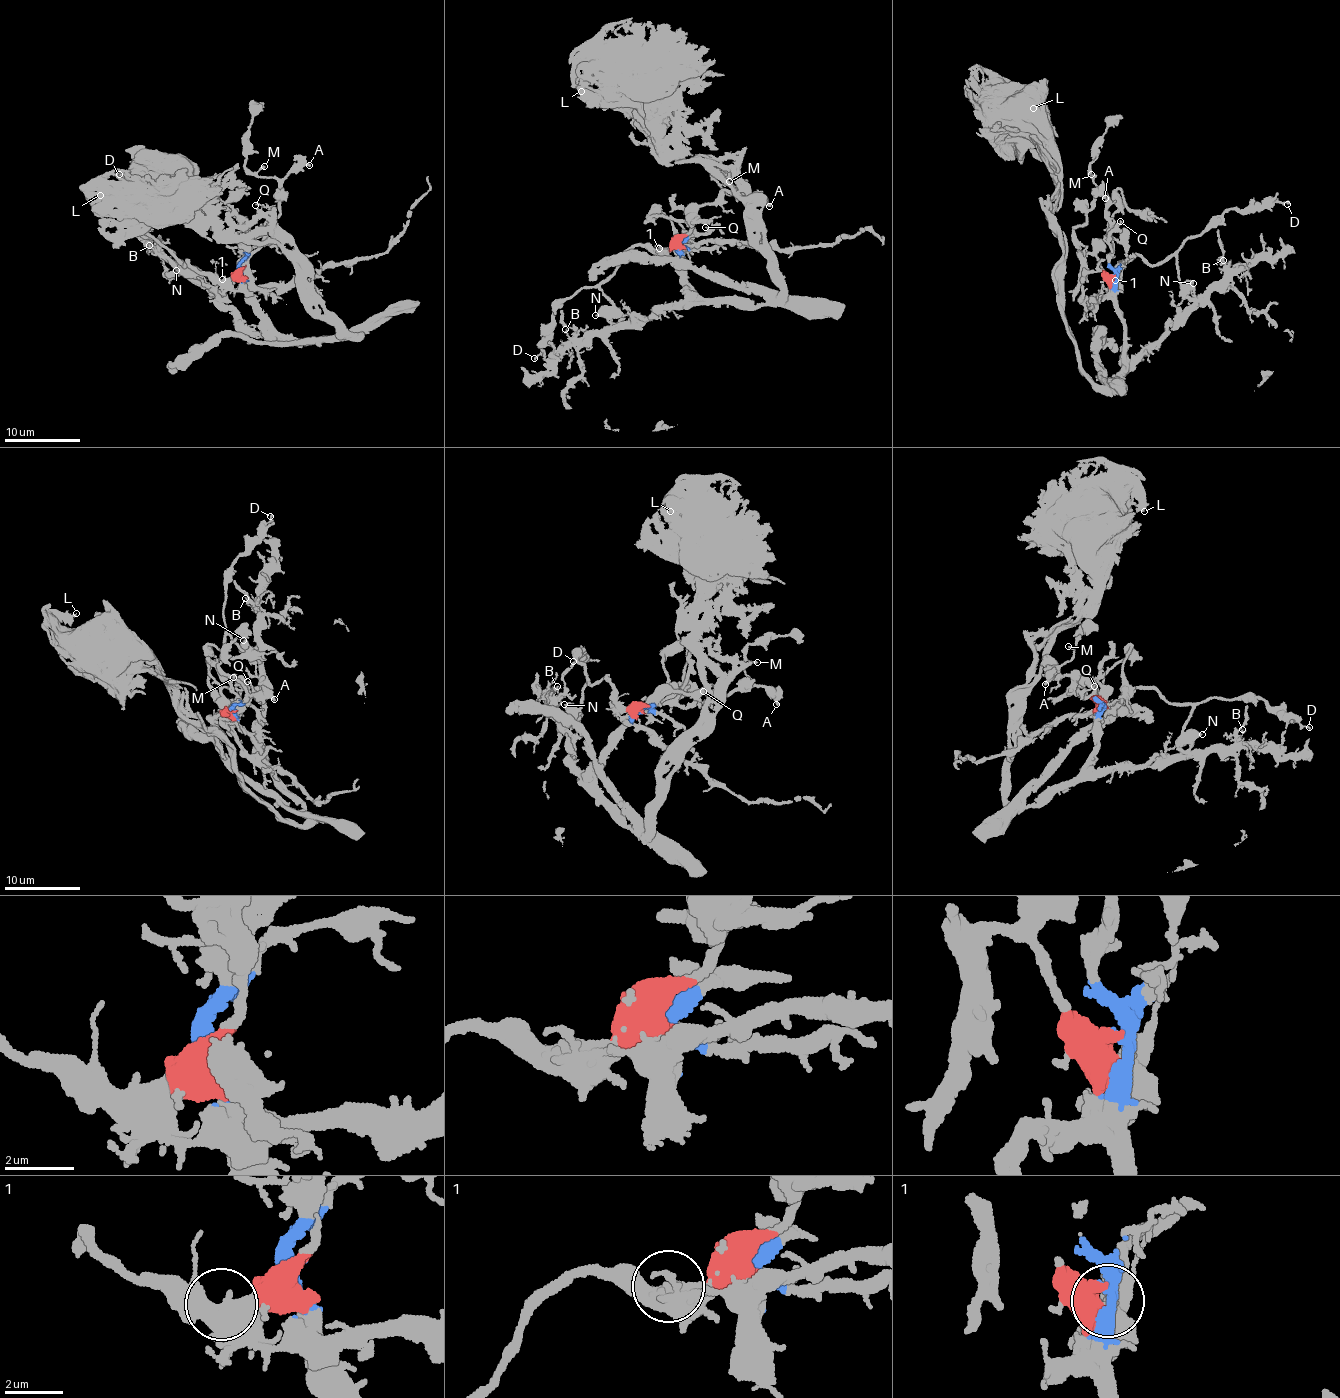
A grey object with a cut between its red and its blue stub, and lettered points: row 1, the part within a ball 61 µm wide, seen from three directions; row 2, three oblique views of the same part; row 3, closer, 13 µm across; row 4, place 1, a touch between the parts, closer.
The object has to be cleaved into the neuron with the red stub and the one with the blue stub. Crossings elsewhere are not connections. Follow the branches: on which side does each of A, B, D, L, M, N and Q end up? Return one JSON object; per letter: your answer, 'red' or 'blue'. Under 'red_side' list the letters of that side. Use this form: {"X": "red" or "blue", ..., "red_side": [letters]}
{"A": "red", "B": "blue", "D": "red", "L": "blue", "M": "red", "N": "red", "Q": "blue", "red_side": ["A", "D", "M", "N"]}

